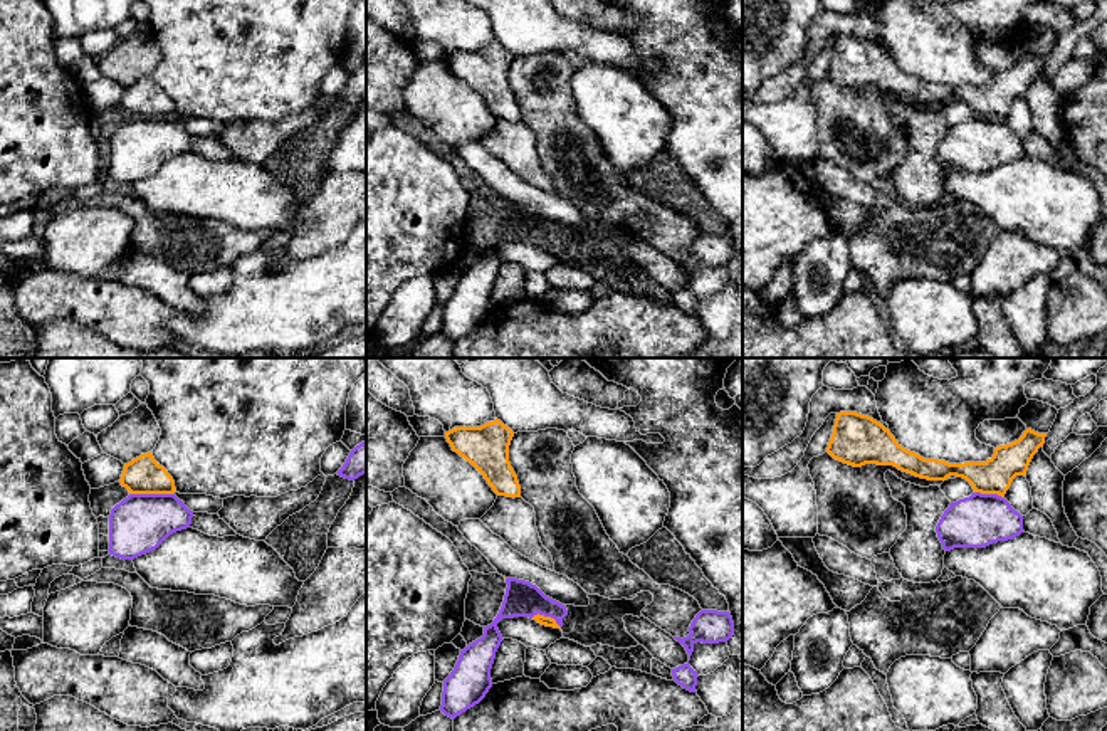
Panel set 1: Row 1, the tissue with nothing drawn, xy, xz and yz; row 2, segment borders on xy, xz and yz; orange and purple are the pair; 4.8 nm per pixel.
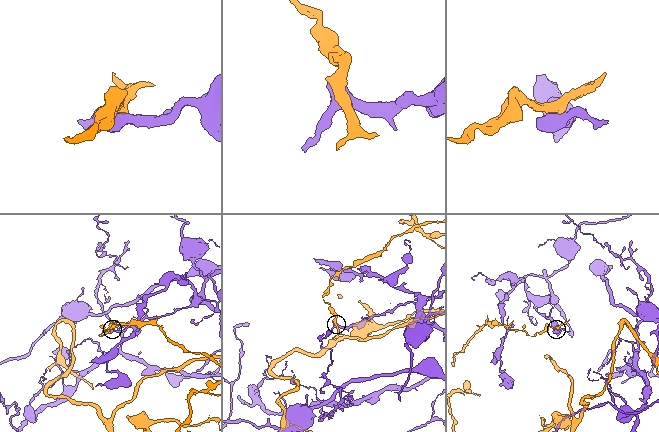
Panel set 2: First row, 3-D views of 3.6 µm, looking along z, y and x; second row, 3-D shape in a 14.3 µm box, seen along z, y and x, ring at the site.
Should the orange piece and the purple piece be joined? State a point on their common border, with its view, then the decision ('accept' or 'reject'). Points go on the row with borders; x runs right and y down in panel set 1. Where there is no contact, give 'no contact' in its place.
xy (152, 493) | reject

